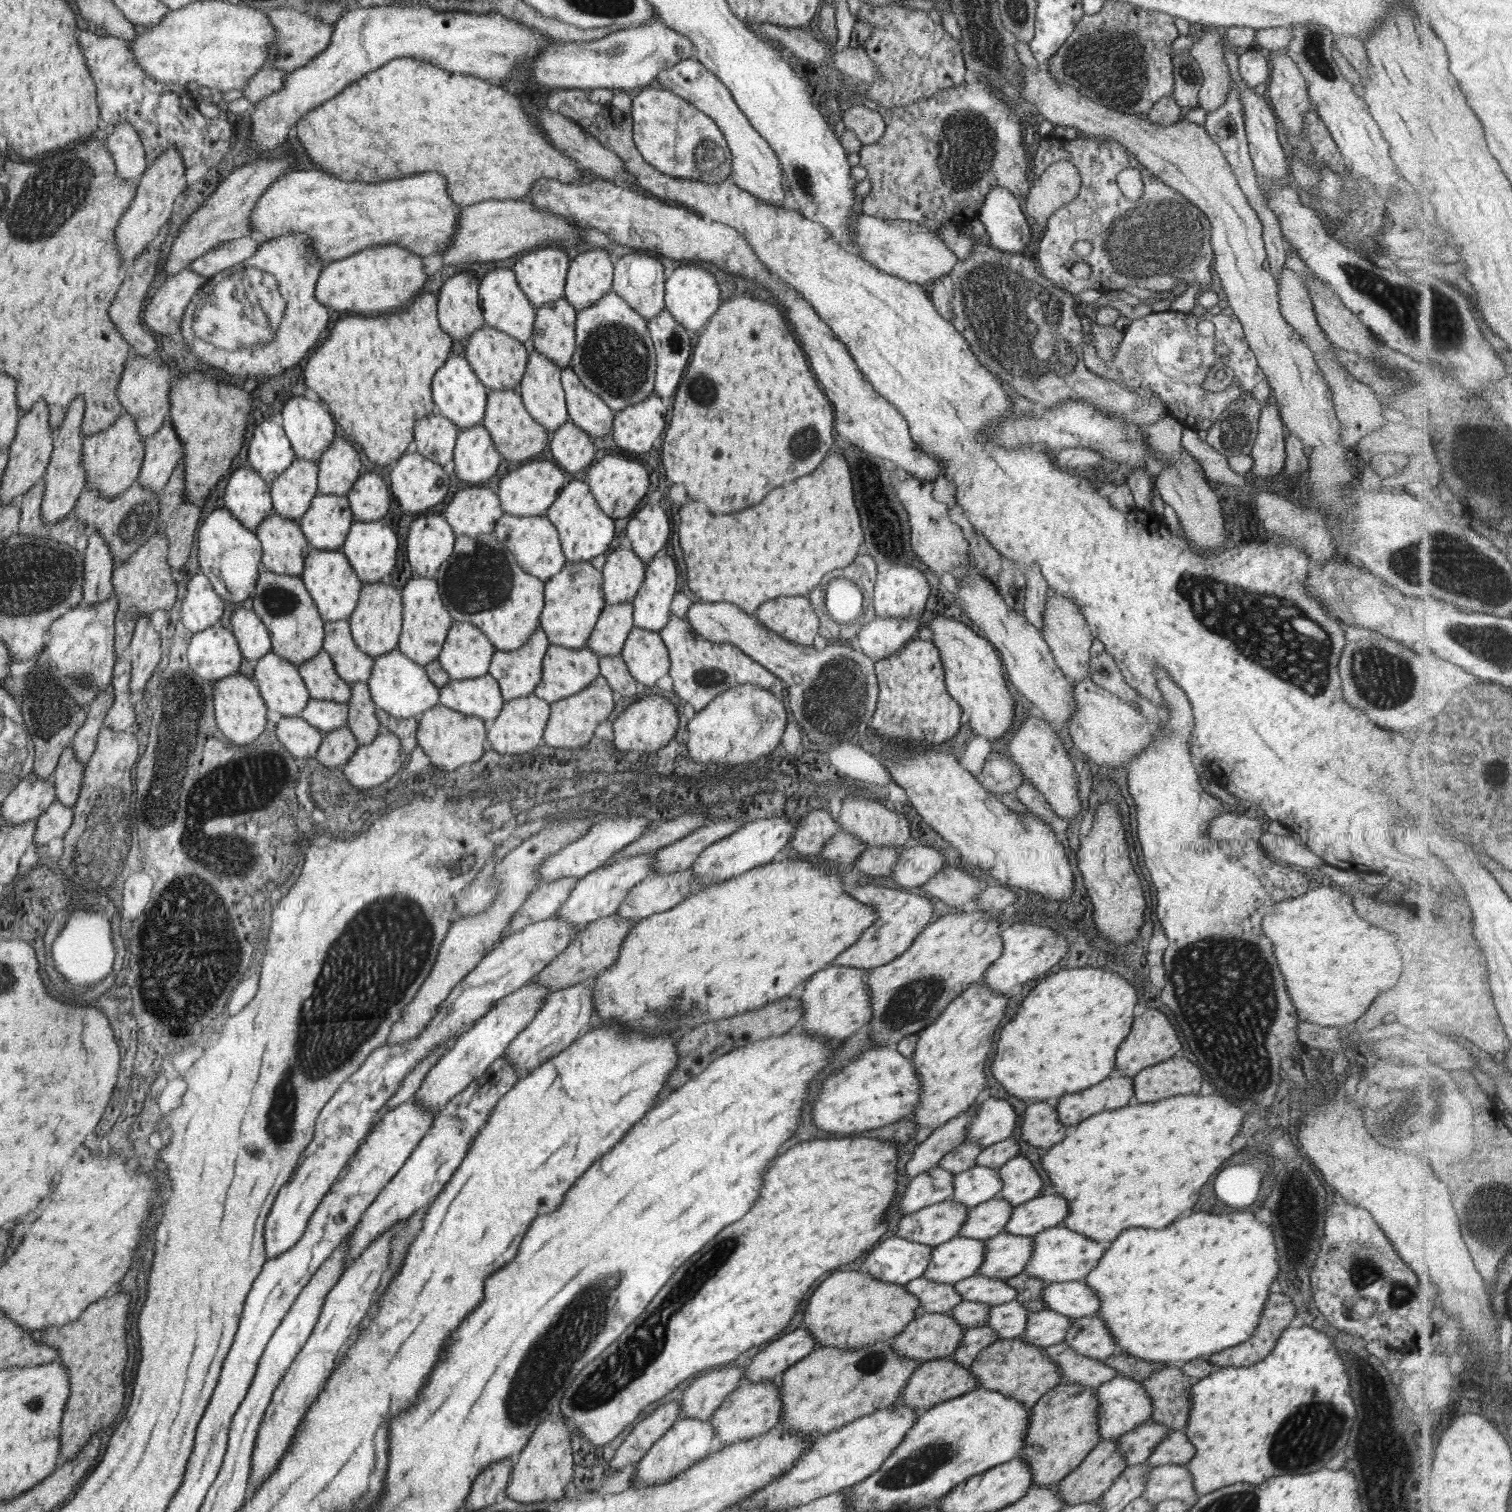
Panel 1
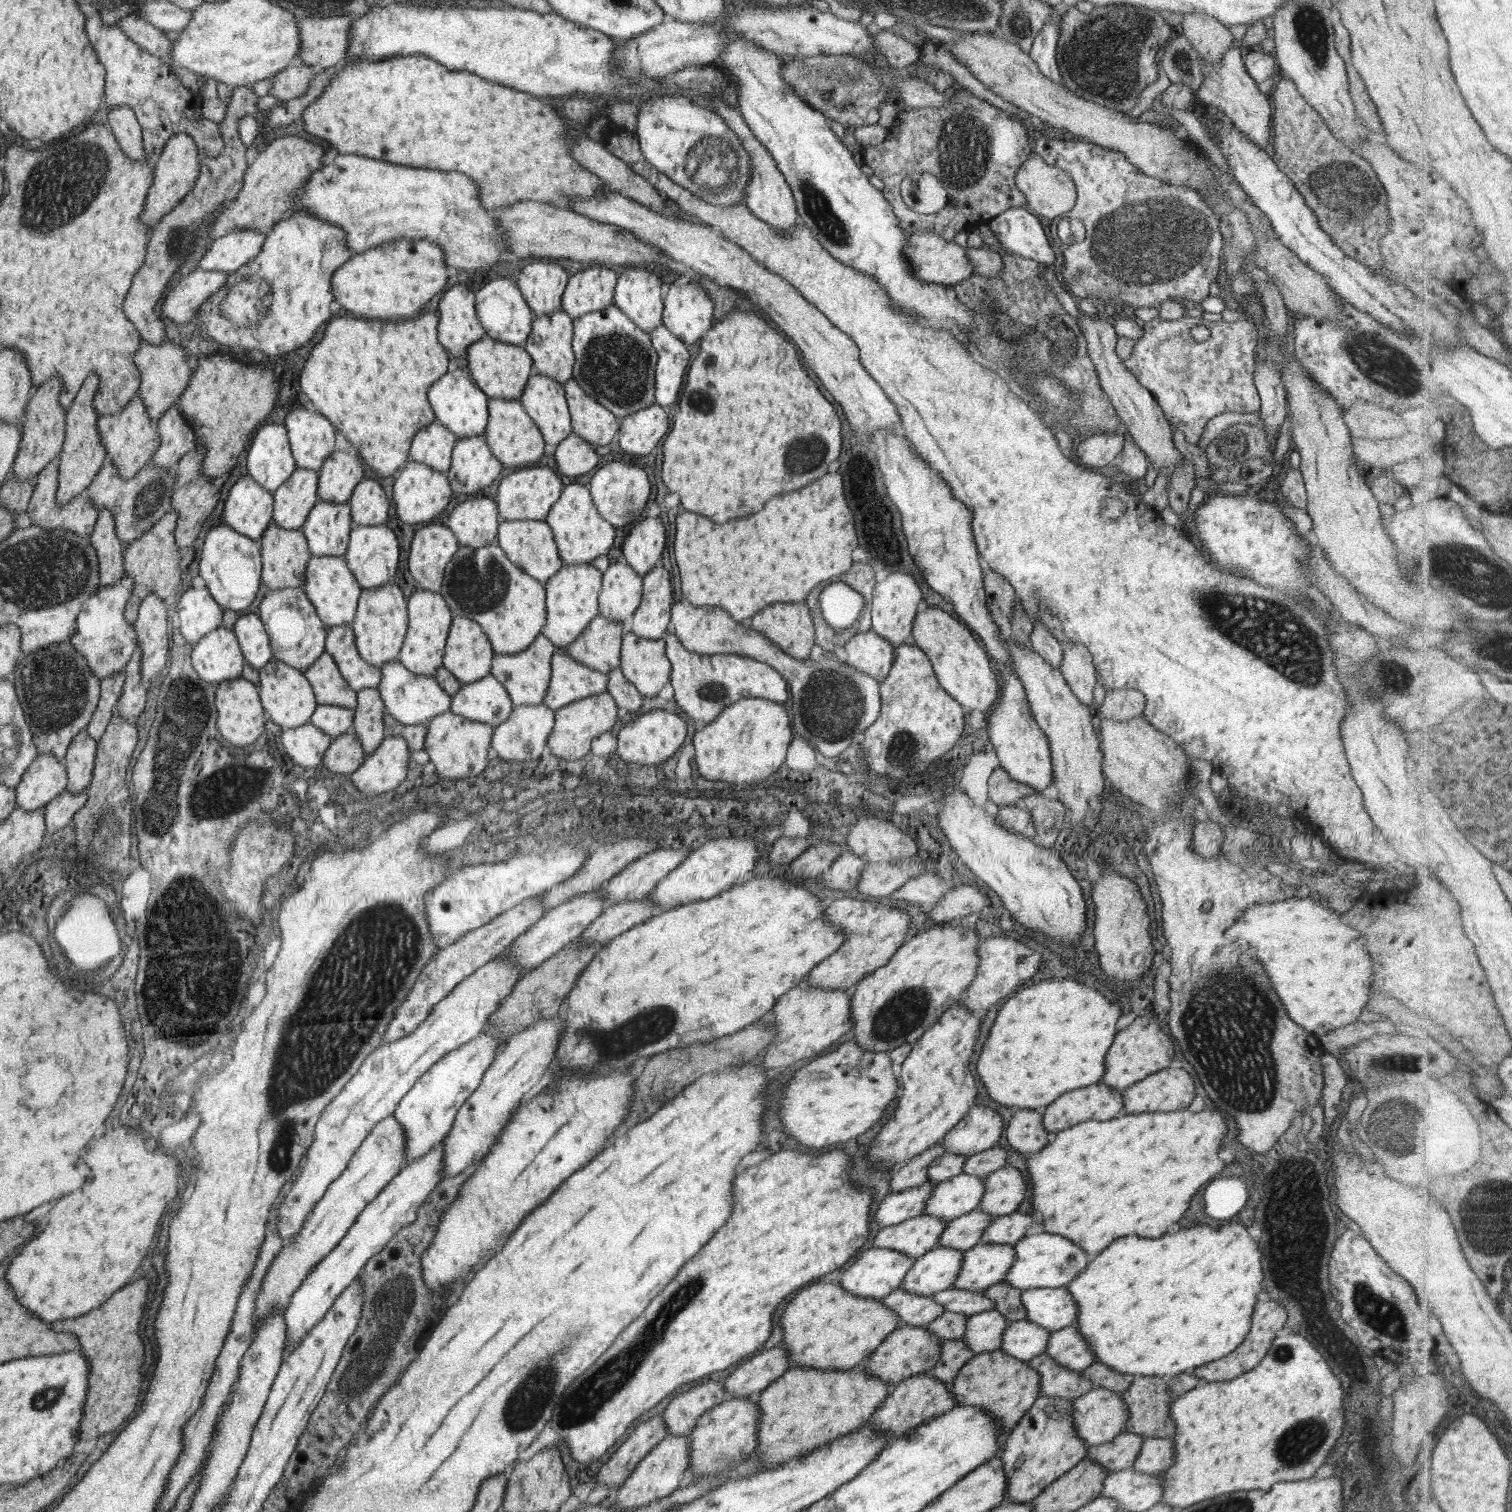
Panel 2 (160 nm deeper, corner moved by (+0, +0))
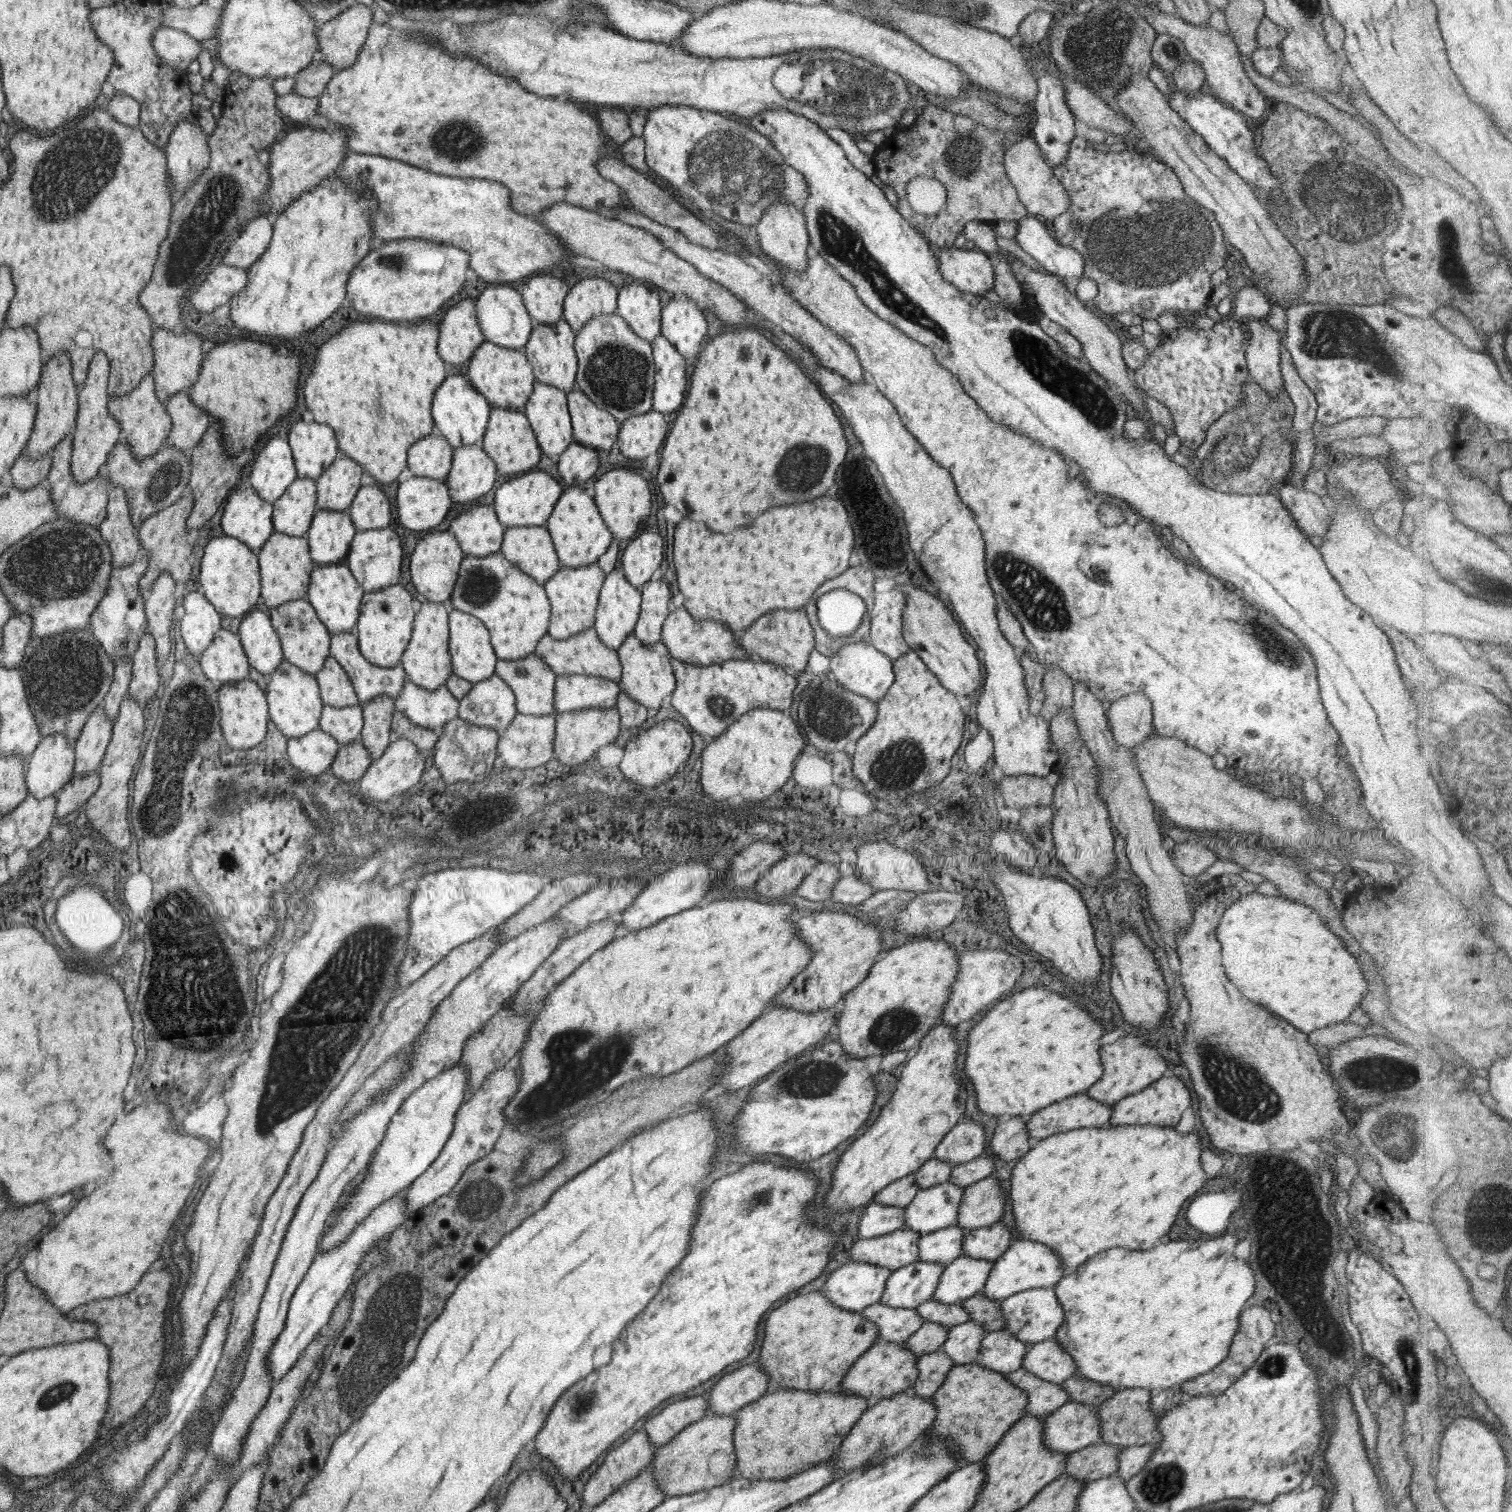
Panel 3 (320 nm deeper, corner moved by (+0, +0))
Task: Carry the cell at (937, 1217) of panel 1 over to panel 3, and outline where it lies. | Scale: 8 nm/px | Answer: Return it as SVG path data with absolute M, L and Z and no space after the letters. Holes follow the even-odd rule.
M908 1228L853 1242L847 1254L852 1262L863 1262L897 1270L918 1260L917 1241L921 1238Z

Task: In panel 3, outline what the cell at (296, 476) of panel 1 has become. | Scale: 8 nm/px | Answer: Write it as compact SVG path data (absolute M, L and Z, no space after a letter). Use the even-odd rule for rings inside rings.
M299 478L293 481L285 493L273 502L273 530L279 534L287 534L291 537L303 537L308 532L312 522L313 510L315 510L315 485L311 478Z

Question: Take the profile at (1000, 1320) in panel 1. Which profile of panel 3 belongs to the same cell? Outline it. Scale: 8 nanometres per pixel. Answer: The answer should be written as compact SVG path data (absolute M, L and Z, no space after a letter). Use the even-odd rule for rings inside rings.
M969 1319L950 1327L939 1349L951 1359L953 1366L973 1363L979 1358L980 1342L985 1334L978 1322Z

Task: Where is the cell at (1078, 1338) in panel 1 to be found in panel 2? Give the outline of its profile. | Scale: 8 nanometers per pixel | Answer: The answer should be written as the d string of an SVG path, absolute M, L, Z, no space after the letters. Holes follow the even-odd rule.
M1074 1325L1049 1333L1044 1352L1056 1364L1080 1372L1095 1362L1094 1354Z

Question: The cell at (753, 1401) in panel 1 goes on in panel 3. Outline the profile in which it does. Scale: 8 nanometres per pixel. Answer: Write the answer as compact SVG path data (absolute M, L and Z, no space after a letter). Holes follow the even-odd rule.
M705 1414L654 1450L650 1461L652 1478L666 1497L697 1493L723 1484L734 1476L735 1453L732 1435L735 1416Z

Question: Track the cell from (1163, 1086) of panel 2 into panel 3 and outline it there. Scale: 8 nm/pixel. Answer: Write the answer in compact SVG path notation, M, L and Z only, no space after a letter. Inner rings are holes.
M1173 1075L1162 1077L1149 1084L1145 1089L1121 1098L1121 1100L1112 1105L1107 1125L1135 1126L1138 1124L1141 1126L1142 1124L1154 1124L1155 1126L1174 1127L1179 1122L1179 1117L1183 1114L1183 1111L1189 1106L1189 1102L1191 1102L1190 1092L1179 1078L1175 1078Z

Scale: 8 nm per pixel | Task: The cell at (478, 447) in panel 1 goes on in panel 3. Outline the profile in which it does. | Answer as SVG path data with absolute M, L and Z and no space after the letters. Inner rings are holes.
M480 443L459 447L453 454L452 469L443 481L453 502L475 502L491 490L495 482L495 466Z

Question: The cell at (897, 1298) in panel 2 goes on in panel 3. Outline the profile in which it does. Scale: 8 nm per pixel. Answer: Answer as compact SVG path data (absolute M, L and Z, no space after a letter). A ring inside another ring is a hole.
M880 1302L870 1304L858 1313L876 1324L877 1339L882 1338L885 1342L904 1342L923 1324L913 1308L889 1308Z

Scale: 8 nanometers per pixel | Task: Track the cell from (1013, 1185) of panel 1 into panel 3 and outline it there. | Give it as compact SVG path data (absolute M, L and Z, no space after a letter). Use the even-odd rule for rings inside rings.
M987 1176L962 1190L955 1225L975 1230L999 1221L1005 1212L1005 1194L995 1177Z

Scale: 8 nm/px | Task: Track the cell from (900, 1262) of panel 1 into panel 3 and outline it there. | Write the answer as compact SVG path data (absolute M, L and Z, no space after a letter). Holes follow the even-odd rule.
M850 1261L827 1276L820 1293L841 1310L859 1312L878 1302L891 1271L884 1266Z

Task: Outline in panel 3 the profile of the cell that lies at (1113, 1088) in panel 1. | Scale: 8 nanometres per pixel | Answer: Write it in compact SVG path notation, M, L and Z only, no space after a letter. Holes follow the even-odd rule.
M1077 1094L1055 1102L1039 1112L1035 1112L1029 1120L1025 1118L1024 1127L1029 1138L1042 1138L1079 1128L1095 1128L1107 1125L1112 1107L1101 1104L1088 1096Z

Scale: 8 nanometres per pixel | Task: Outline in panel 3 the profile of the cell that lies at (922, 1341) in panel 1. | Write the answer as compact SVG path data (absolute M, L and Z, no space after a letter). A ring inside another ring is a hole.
M879 1338L851 1363L836 1391L845 1395L857 1395L867 1401L899 1395L909 1390L917 1378L916 1360L917 1356L909 1352L903 1342L885 1342Z

